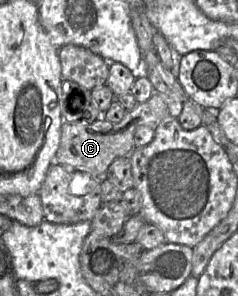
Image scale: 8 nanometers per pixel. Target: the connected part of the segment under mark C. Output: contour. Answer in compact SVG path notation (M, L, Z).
M154 92L146 102L138 103L132 110L127 111L124 118L118 123L105 120L102 117L103 114L92 123L63 121L59 146L51 164L71 166L103 178L115 159L127 157L132 152L135 147L135 132L139 127L148 126L156 129L168 115L169 110L164 98Z

